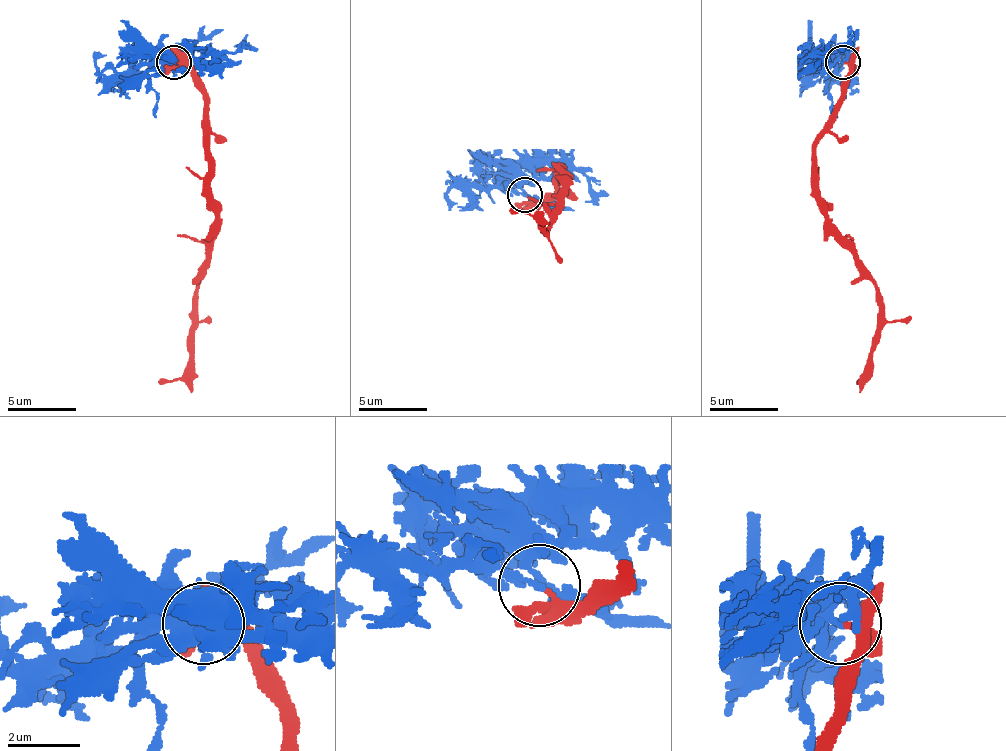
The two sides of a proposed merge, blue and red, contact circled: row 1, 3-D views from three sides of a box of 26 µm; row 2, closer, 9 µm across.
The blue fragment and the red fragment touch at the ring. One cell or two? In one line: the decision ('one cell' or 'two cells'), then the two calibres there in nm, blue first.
two cells; calibres 120 and 280 nm

